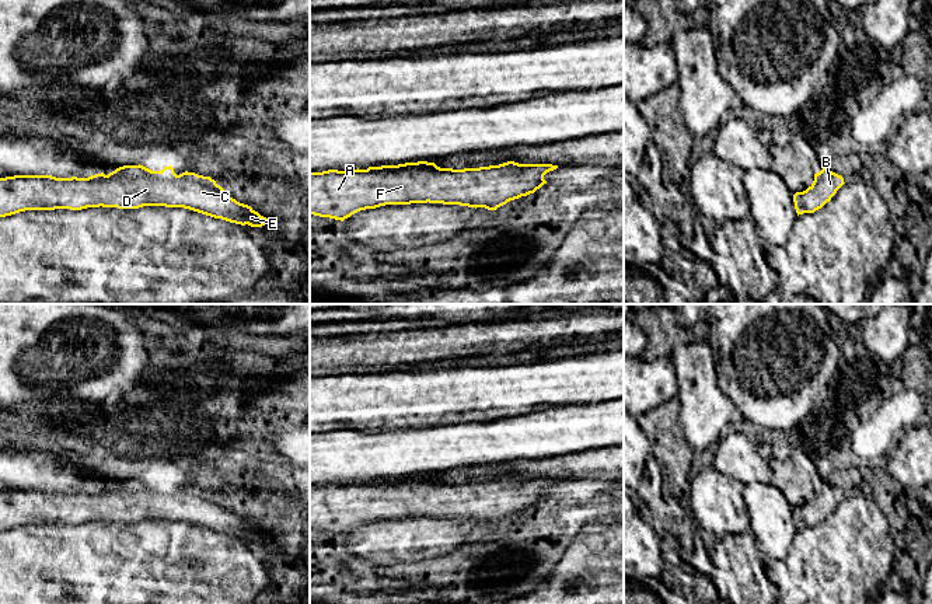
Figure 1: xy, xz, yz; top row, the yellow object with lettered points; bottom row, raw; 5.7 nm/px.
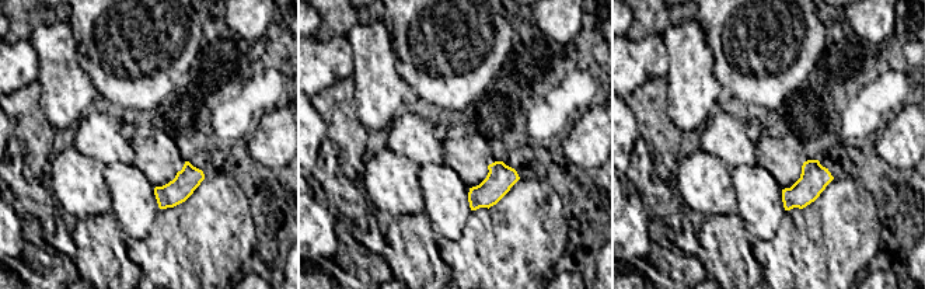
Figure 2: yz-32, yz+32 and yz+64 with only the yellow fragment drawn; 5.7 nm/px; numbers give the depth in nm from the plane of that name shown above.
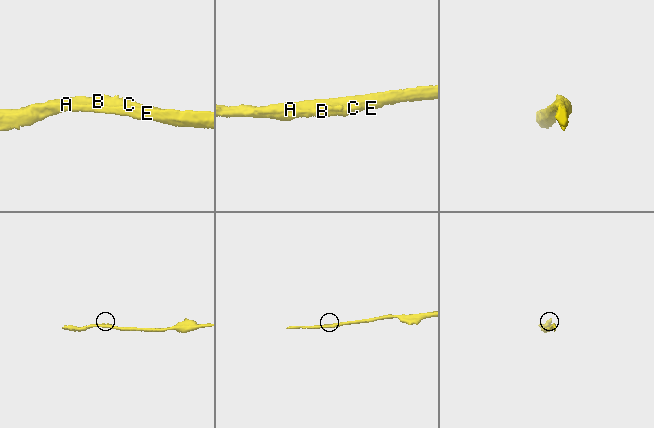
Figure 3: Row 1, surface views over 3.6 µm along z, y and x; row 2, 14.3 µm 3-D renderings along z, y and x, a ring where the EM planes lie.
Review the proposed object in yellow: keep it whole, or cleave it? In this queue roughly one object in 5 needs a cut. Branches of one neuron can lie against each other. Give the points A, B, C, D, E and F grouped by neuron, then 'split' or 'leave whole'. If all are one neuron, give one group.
groups A B C D E F; leave whole

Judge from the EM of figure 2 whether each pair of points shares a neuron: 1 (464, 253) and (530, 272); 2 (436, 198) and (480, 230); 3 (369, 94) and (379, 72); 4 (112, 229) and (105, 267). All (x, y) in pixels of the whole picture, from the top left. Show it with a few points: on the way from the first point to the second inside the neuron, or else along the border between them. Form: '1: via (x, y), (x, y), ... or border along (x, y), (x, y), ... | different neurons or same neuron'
1: via (481, 257), (513, 257) | same neuron
2: border along (471, 211), (458, 239), (436, 234) | different neurons
3: via (374, 89), (376, 77) | same neuron
4: via (108, 239), (108, 257) | same neuron

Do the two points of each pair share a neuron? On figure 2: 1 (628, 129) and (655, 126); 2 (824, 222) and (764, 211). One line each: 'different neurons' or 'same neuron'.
1: different neurons
2: different neurons

